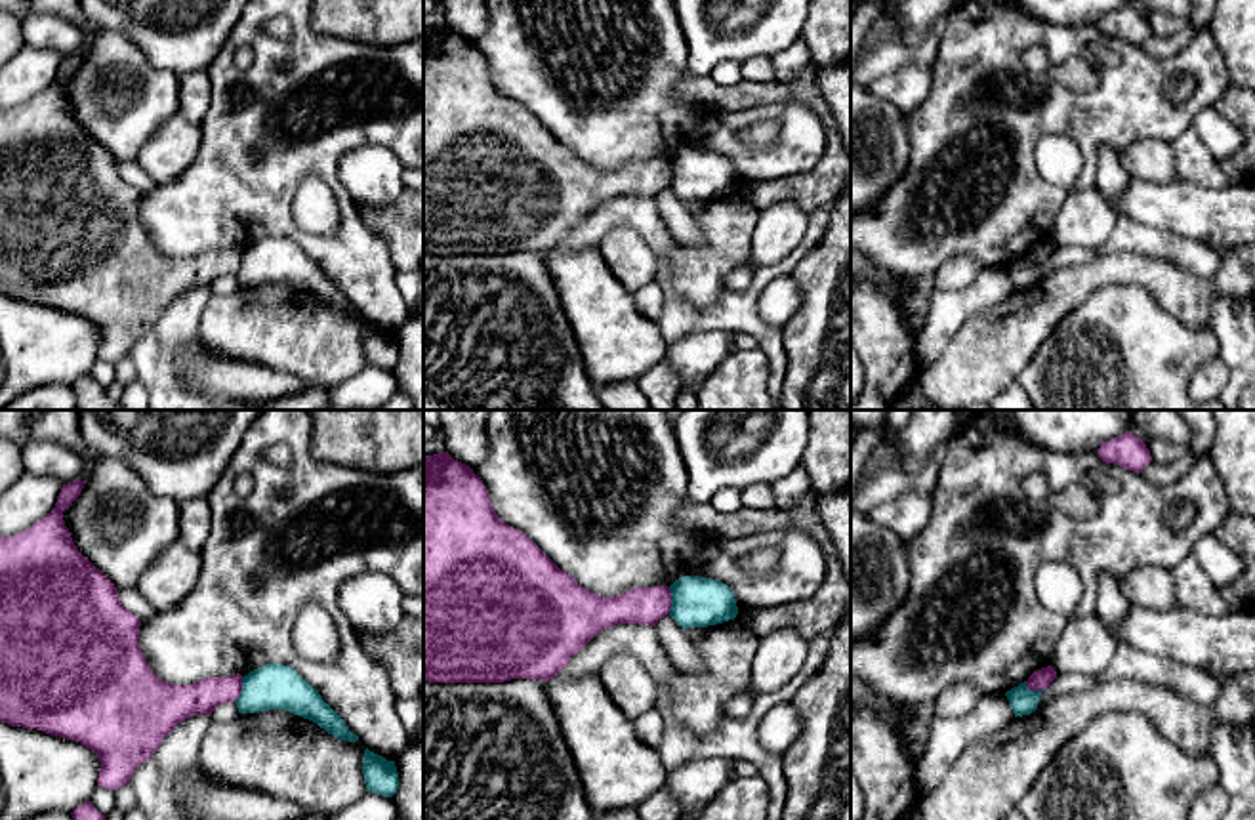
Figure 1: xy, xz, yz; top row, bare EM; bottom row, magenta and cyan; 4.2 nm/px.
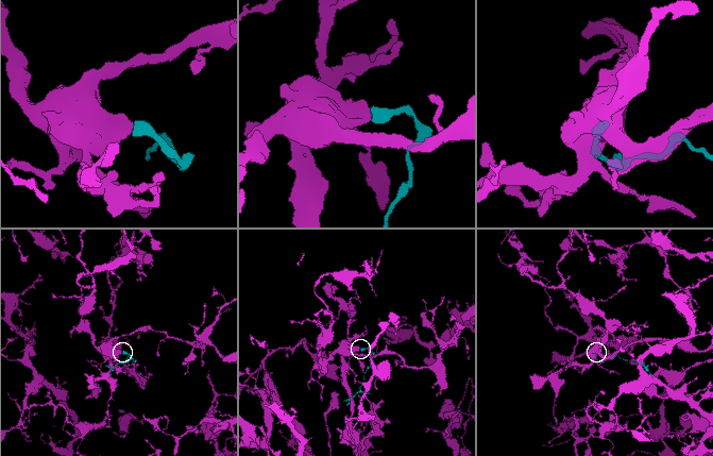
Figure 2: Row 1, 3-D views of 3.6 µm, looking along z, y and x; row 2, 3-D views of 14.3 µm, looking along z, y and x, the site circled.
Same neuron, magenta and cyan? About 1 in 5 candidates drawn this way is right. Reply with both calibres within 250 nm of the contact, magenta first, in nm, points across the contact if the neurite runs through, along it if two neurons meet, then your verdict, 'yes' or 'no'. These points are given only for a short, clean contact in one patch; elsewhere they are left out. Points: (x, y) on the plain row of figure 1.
160/220 nm | along xz (668, 161), (670, 185) | no

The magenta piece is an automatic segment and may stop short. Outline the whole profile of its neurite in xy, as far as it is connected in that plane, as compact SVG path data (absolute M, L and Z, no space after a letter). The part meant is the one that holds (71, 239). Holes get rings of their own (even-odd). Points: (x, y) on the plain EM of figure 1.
M86 53L63 57L55 80L42 93L15 109L0 109L0 294L80 315L101 334L97 359L118 362L181 294L212 288L217 278L237 275L242 248L179 259L153 246L139 221L141 193L122 179L114 156L76 122L65 99L63 84L84 57Z

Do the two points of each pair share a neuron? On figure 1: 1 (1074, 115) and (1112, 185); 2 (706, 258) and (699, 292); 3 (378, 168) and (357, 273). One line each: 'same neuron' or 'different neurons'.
1: different neurons
2: same neuron
3: different neurons

